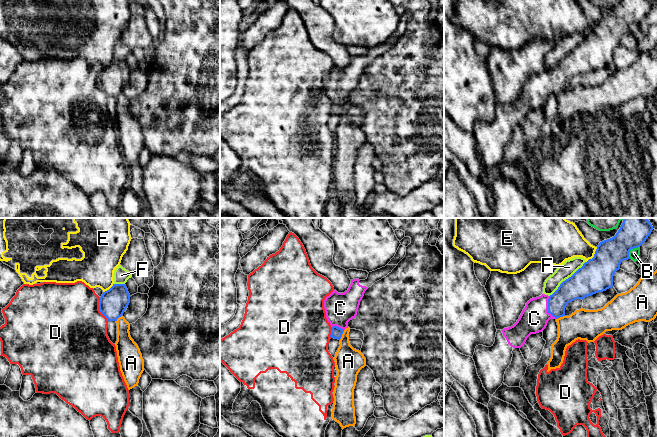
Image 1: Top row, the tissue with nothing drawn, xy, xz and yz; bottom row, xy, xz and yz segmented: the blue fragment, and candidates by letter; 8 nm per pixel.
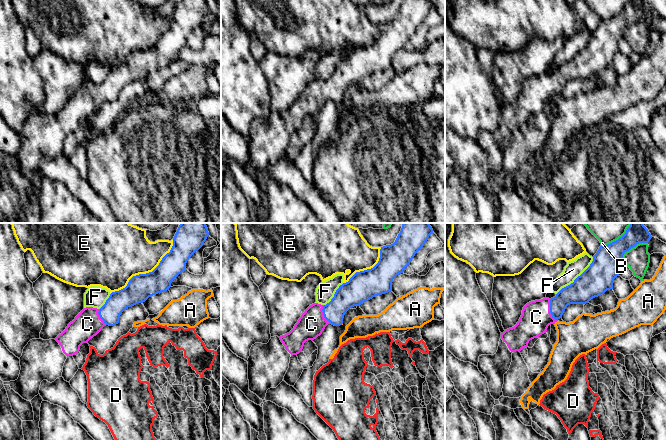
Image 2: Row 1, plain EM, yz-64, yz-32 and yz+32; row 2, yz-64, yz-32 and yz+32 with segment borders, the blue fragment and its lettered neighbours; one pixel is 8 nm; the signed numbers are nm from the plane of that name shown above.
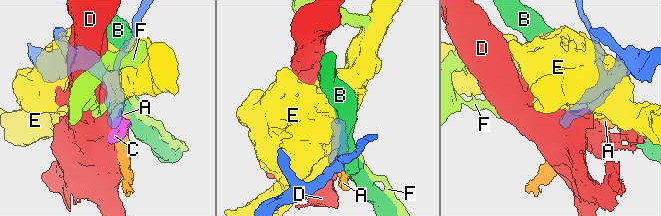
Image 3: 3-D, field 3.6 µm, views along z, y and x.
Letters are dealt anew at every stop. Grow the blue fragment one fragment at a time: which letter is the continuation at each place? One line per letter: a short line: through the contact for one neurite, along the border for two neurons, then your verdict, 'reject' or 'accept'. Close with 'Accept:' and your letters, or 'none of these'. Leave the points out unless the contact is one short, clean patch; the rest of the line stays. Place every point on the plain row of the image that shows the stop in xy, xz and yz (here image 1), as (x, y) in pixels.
A: xz (344, 106), (339, 115) | reject
B: reject
C: yz (572, 64), (548, 84), (534, 94) | accept
D: xy (99, 73), (99, 87), (108, 96) | reject
E: reject
F: reject
Accept: C

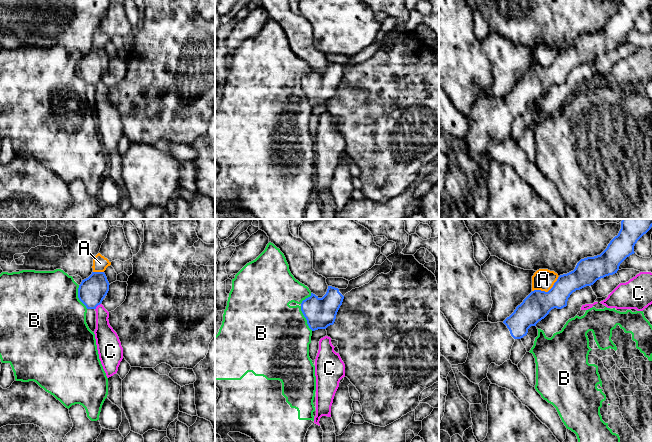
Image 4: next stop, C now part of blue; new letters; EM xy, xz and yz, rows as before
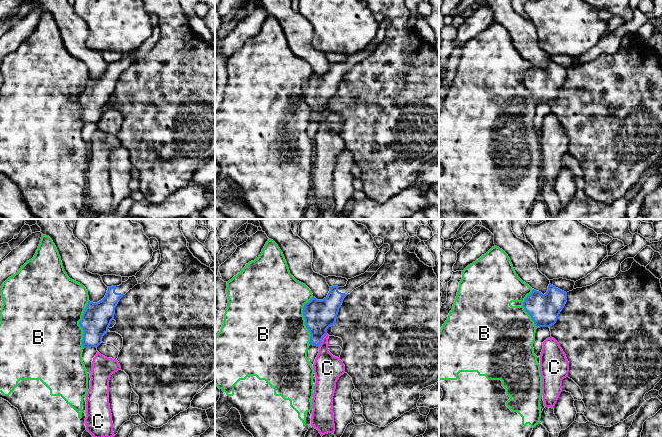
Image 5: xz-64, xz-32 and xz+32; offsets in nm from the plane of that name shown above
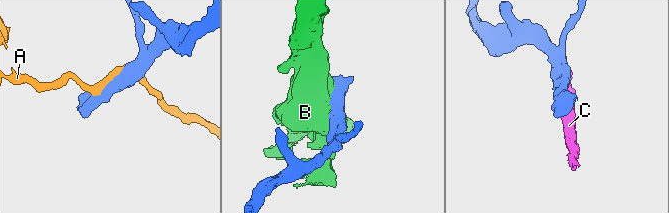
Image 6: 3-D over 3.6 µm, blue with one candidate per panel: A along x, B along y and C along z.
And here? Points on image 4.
A: reject
B: xz (300, 82), (306, 99), (312, 106) | reject
C: reject
Accept: none of these

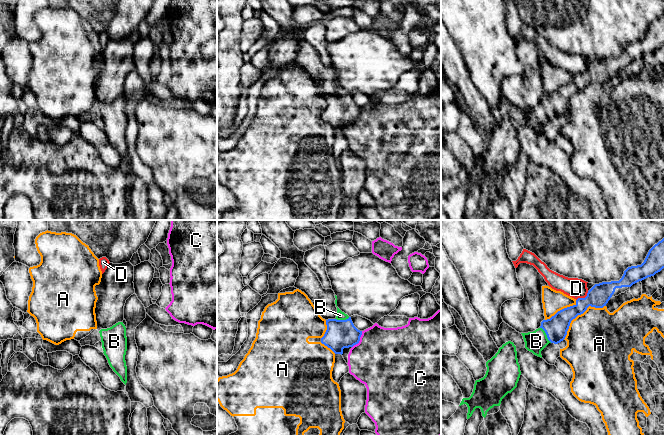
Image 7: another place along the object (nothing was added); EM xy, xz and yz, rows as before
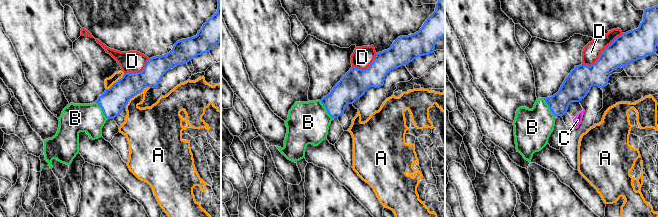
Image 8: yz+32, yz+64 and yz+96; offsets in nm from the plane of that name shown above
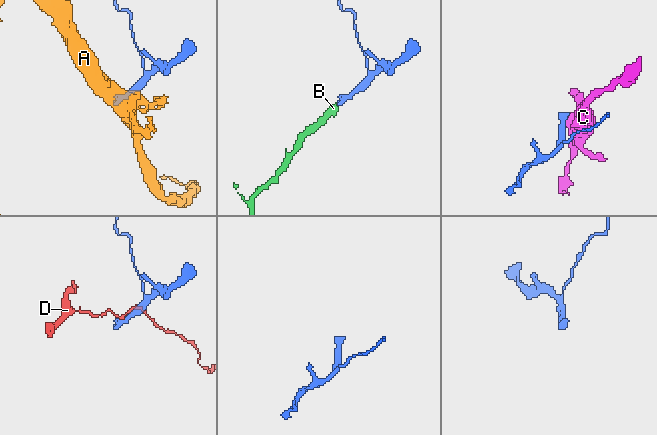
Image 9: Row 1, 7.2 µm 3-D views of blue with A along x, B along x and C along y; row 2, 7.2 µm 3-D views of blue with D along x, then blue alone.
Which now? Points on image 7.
A: yz (605, 81), (589, 82), (578, 90), (571, 97), (563, 115) | reject
B: yz (556, 103), (546, 110), (536, 117) | accept
C: xz (362, 107), (359, 117), (352, 123) | reject
D: reject
Accept: B

